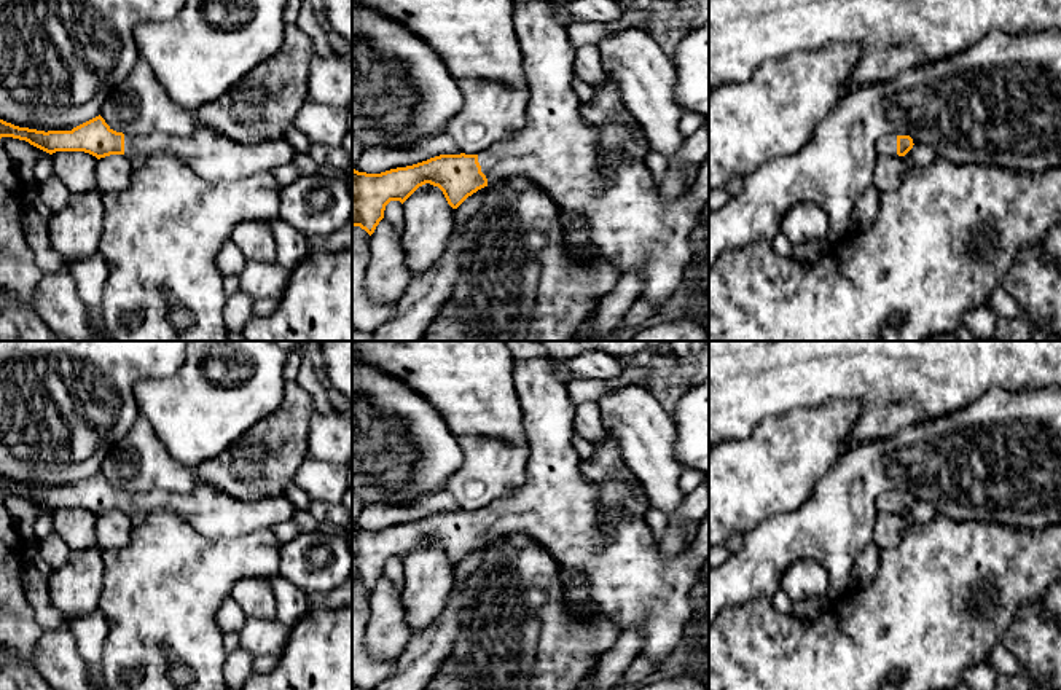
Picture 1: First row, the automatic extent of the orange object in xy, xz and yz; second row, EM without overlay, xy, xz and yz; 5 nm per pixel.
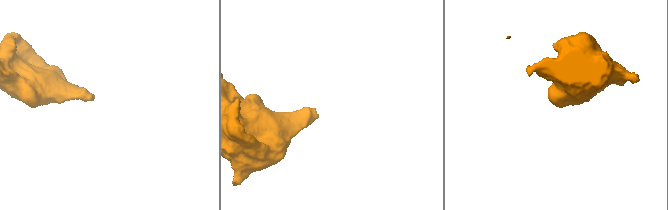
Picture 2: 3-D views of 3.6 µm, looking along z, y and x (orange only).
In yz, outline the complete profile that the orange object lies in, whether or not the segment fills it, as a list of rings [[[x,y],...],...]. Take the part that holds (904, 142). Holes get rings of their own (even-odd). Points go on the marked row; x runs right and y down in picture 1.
[[[886,134],[876,143],[878,156],[905,156],[913,148],[910,135]]]

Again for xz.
[[[551,0],[515,3],[513,19],[530,92],[524,127],[476,155],[440,155],[381,174],[352,169],[352,228],[360,226],[371,236],[390,201],[403,204],[425,183],[438,186],[448,204],[457,209],[478,190],[524,175],[551,196],[562,218],[583,225],[593,244],[623,274],[637,272],[642,279],[640,300],[664,311],[677,303],[687,268],[691,265],[691,231],[696,217],[709,202],[709,155],[695,186],[668,202],[645,161],[624,159],[618,153],[605,155],[596,131],[581,118],[581,102],[572,86],[575,48],[567,25],[553,14]]]

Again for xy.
[[[99,115],[72,131],[37,131],[0,120],[0,139],[13,137],[53,155],[56,151],[84,151],[97,159],[124,155],[147,159],[155,153],[169,153],[190,166],[210,183],[237,182],[263,171],[292,164],[296,151],[282,137],[274,142],[242,145],[198,123],[186,137],[148,134],[129,135],[113,131]]]

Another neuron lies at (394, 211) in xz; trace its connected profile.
[[[390,201],[386,206],[384,218],[389,220],[395,233],[403,231],[403,204],[400,201]]]

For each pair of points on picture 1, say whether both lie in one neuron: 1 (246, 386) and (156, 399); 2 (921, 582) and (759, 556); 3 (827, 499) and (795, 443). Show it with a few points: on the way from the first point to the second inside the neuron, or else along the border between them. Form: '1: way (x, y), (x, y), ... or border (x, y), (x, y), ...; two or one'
1: way (223, 389), (214, 399), (179, 399); one
2: border (848, 587), (832, 598); two
3: border (845, 456), (794, 510); two

